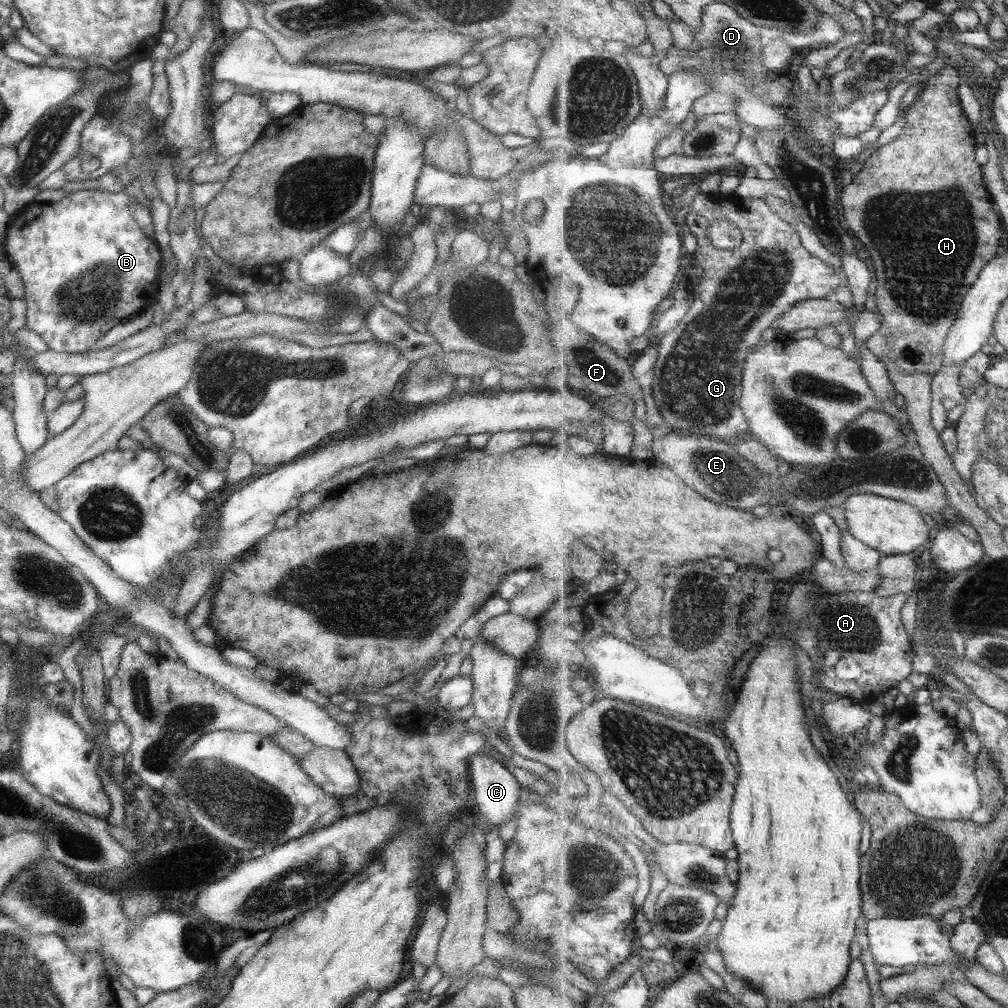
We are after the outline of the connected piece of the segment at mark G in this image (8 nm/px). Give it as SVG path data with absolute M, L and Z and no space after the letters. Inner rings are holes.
M699 193L693 198L693 202L690 204L690 209L685 220L686 226L690 229L690 232L694 235L697 240L697 248L694 254L694 262L702 268L702 273L698 278L698 281L694 284L694 303L691 310L687 313L687 316L683 318L683 321L679 323L679 327L669 331L663 339L660 340L660 347L658 349L658 362L654 368L654 378L652 383L652 396L655 396L655 403L659 408L660 414L662 415L665 426L673 426L673 428L681 428L681 430L691 430L691 432L697 432L697 434L706 434L713 437L719 437L727 440L727 438L740 438L745 437L750 430L750 422L746 417L746 414L741 408L739 398L743 395L743 369L747 361L747 356L750 356L752 350L759 344L763 343L763 332L767 328L772 328L775 323L782 318L784 314L789 312L797 303L803 300L815 300L827 298L829 294L835 292L839 286L845 285L850 291L850 284L848 276L844 272L837 273L833 268L829 267L829 264L822 262L819 258L813 256L799 239L799 234L794 230L794 225L787 223L773 210L771 206L761 198L744 199L734 194L718 195L717 197ZM716 220L730 220L736 224L736 227L743 235L743 242L734 249L722 249L716 247L712 238L708 235L710 224L716 222Z

